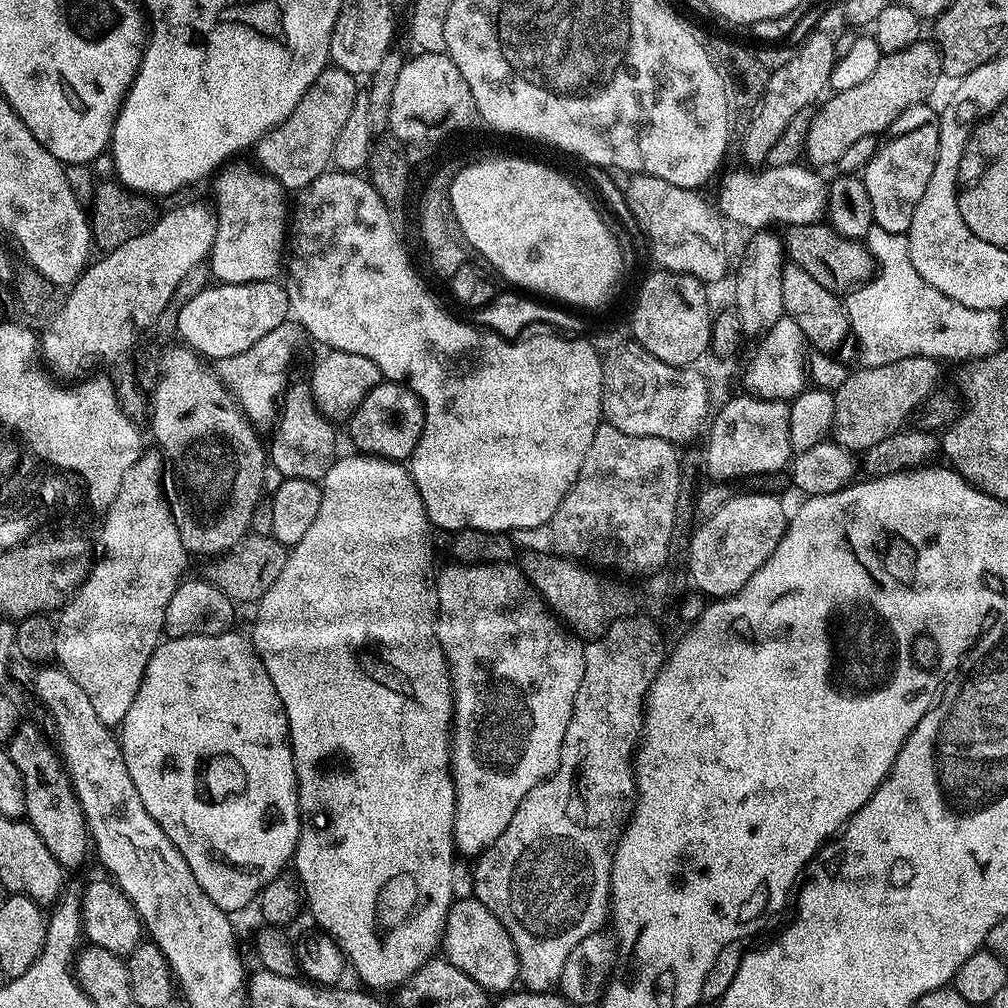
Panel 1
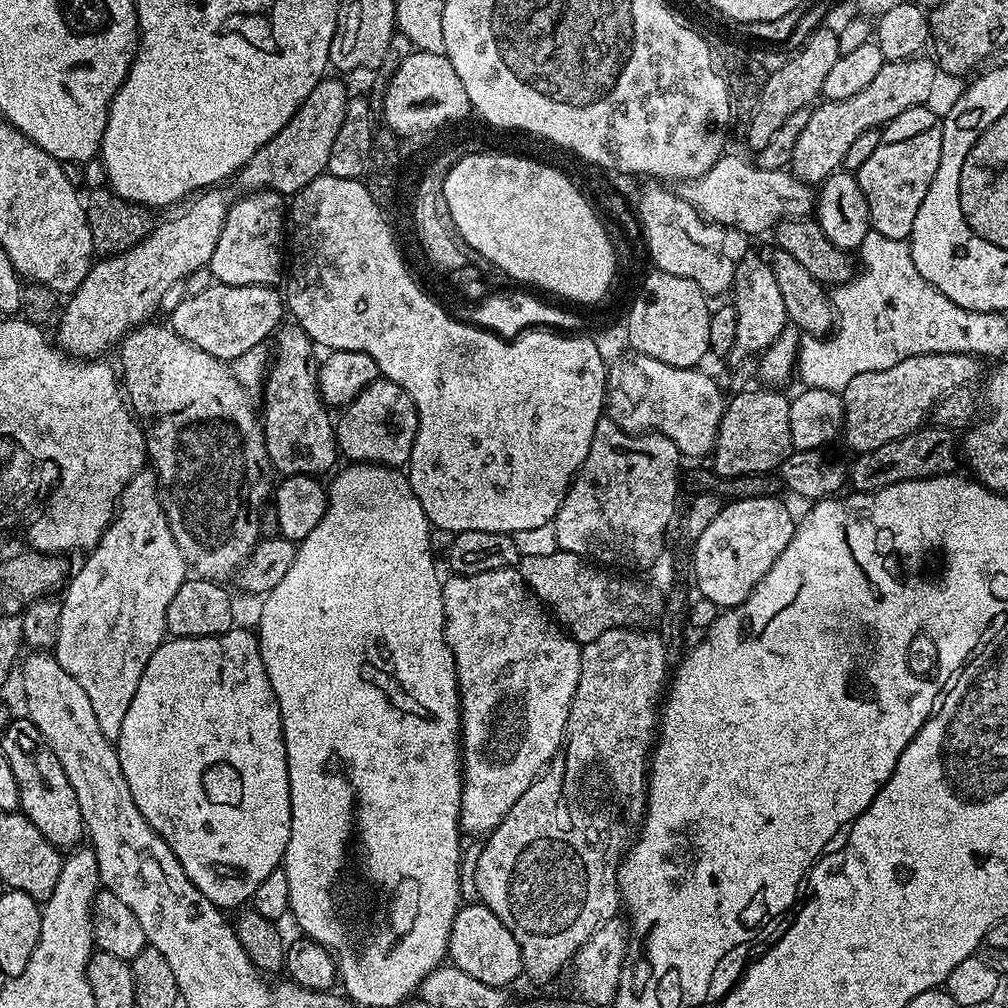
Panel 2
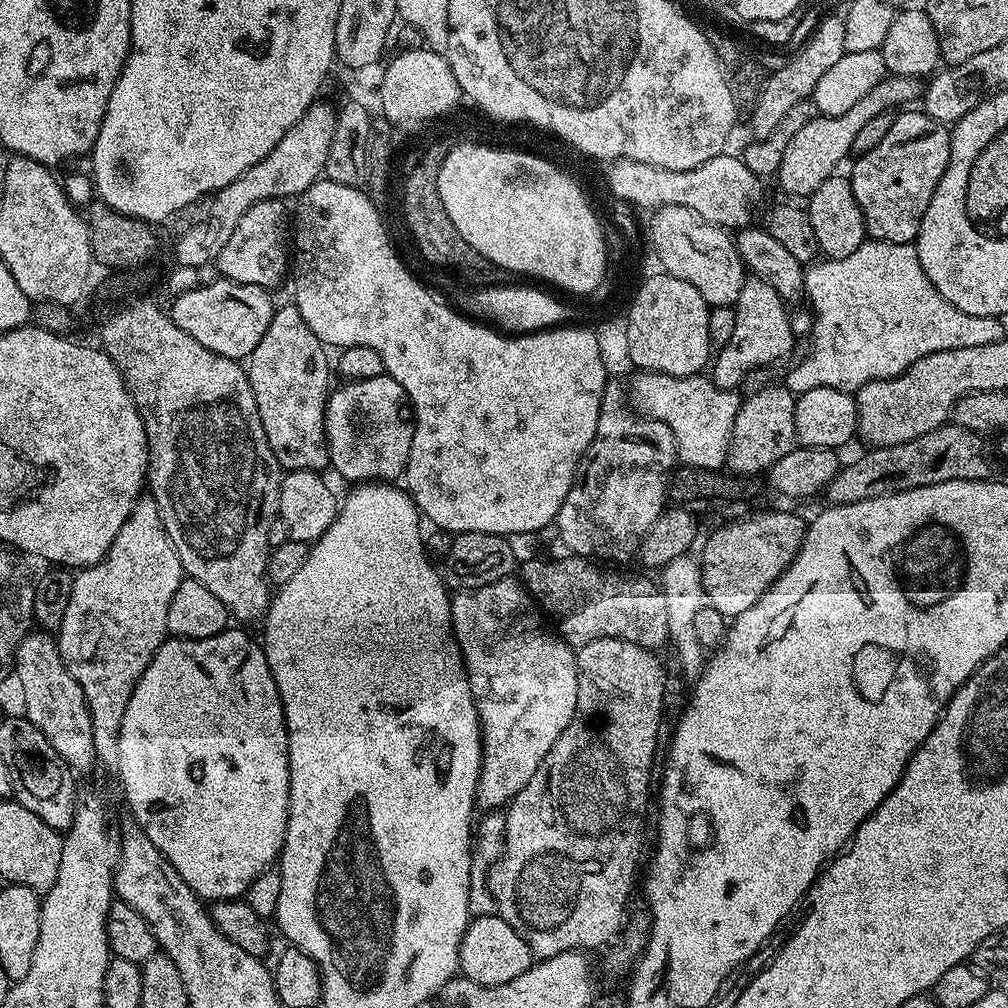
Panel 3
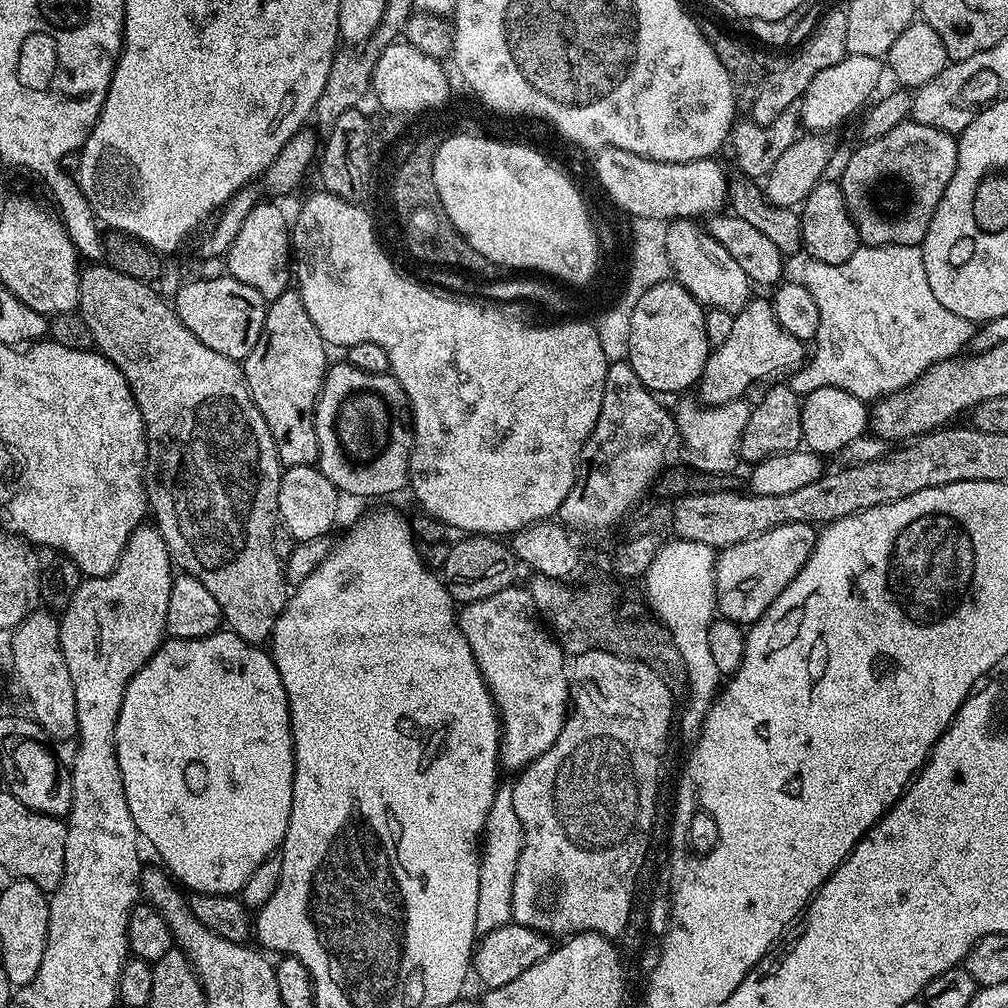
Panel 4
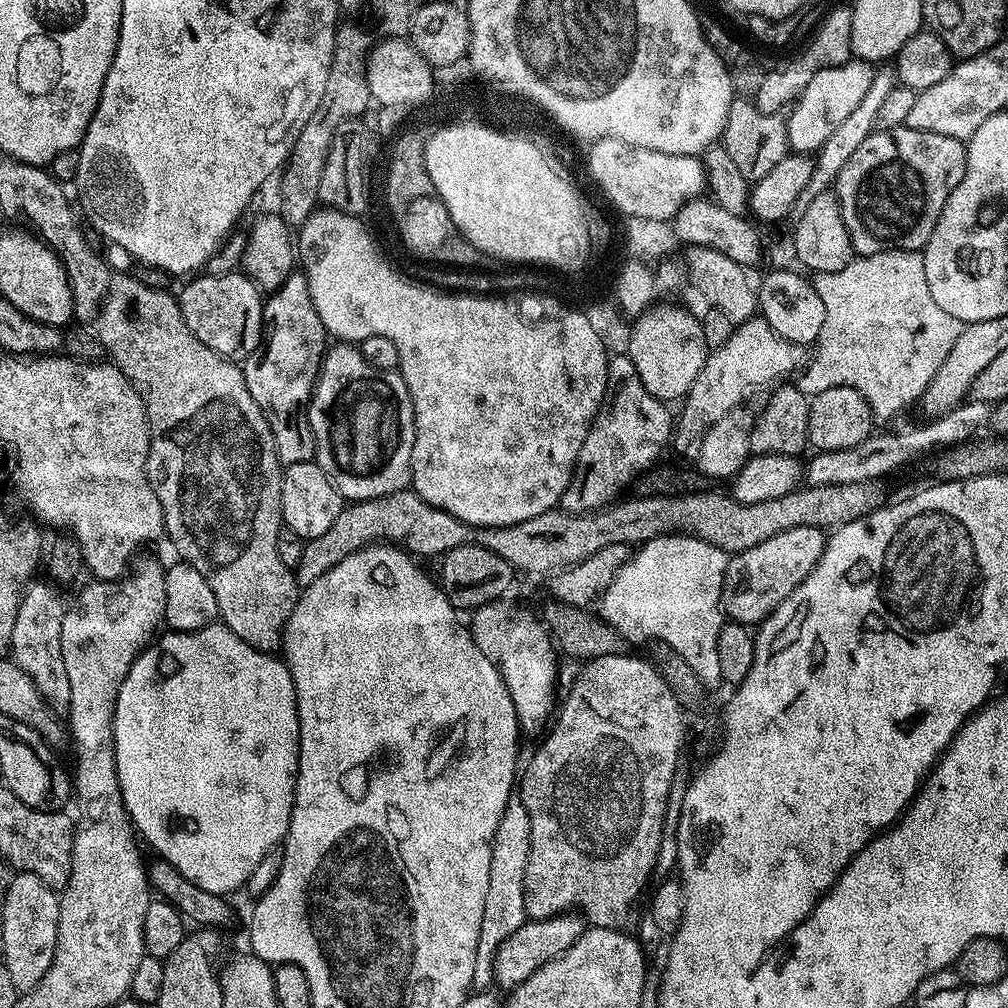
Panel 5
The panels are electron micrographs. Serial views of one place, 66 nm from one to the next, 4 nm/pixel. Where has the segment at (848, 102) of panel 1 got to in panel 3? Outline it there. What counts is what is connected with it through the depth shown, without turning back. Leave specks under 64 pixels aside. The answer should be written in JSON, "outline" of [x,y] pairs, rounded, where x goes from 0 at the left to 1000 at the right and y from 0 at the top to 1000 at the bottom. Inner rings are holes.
{"outline":[[[882,74],[874,83],[867,85],[867,89],[863,89],[863,93],[859,93],[859,97],[855,97],[855,101],[843,105],[843,109],[839,109],[839,113],[834,115],[807,114],[806,119],[800,121],[800,125],[796,125],[796,129],[792,129],[792,133],[788,133],[784,145],[780,145],[780,153],[776,153],[776,165],[770,170],[769,178],[774,179],[775,188],[782,193],[779,195],[801,196],[805,194],[808,188],[812,188],[812,185],[815,185],[817,178],[832,168],[829,166],[836,161],[837,154],[845,151],[845,142],[851,129],[855,129],[856,123],[863,121],[863,117],[867,117],[867,113],[885,111],[894,105],[904,104],[901,102],[908,95],[910,98],[914,91],[915,83],[910,76]]]}

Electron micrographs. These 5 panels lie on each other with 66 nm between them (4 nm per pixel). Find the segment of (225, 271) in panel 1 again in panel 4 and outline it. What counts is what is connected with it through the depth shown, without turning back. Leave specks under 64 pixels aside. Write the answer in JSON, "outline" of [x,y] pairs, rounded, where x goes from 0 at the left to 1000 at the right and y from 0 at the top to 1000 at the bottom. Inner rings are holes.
{"outline":[[[256,200],[240,222],[236,235],[223,255],[225,271],[246,284],[251,284],[269,300],[287,287],[290,280],[288,224],[281,210],[272,202]]]}

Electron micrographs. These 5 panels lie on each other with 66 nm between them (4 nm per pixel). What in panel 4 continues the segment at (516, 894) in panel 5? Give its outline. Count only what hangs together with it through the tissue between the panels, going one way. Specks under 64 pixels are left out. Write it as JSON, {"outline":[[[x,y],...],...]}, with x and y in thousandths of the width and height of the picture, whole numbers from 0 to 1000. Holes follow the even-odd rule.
{"outline":[[[504,778],[495,779],[480,816],[475,861],[474,909],[471,911],[473,926],[488,925],[507,914],[509,871],[514,851],[517,849],[518,837],[519,818],[514,815],[513,805],[510,804],[508,781]]]}

